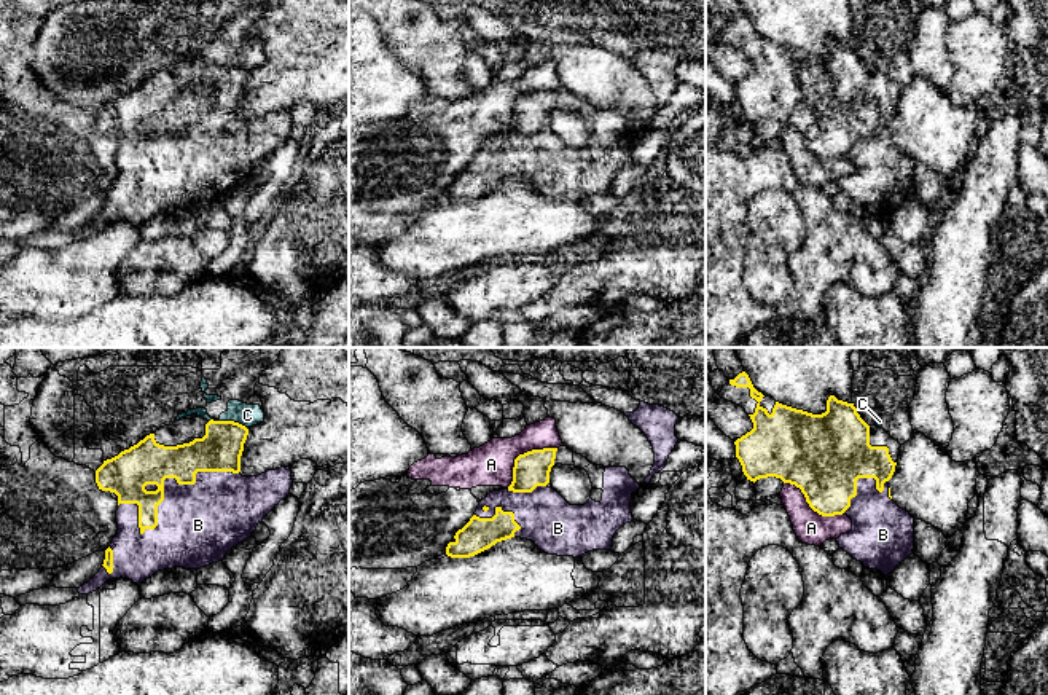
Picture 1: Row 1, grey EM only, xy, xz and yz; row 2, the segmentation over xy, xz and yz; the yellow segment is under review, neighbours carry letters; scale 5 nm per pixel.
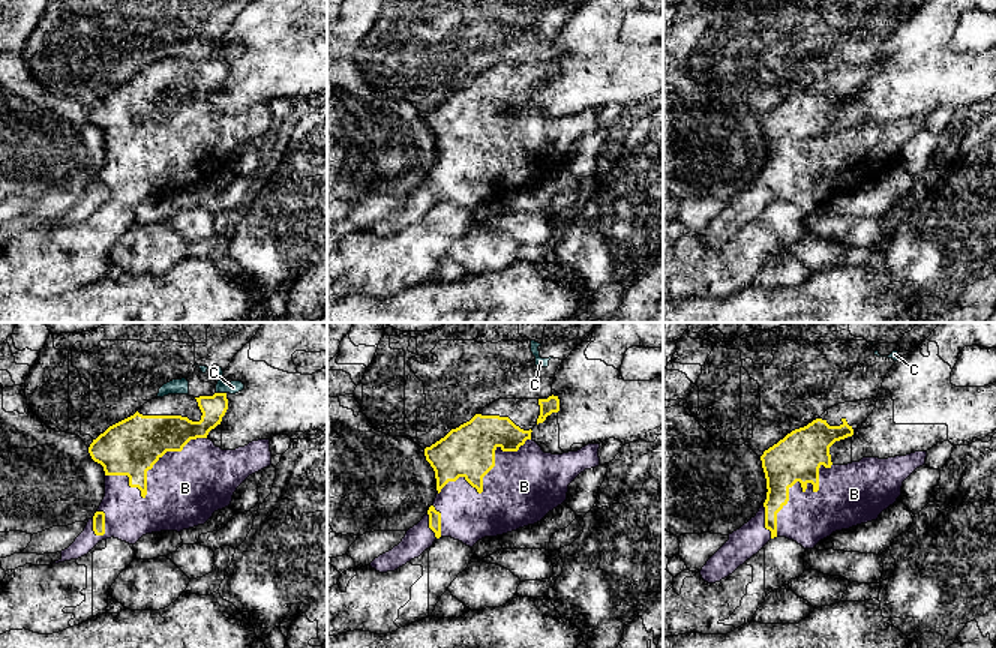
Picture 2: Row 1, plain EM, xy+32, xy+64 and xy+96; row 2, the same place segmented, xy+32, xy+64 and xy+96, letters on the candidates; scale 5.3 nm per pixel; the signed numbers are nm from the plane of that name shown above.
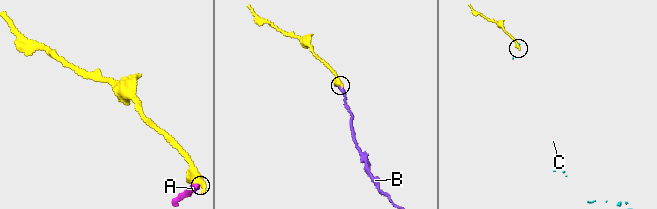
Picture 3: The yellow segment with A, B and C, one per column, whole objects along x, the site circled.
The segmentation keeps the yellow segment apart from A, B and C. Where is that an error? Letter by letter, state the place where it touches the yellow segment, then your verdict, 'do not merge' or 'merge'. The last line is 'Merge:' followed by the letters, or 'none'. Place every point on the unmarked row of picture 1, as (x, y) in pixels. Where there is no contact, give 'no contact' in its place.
A: xz (521, 98) | do not merge
B: xy (163, 136) | merge
C: xy (233, 64) | do not merge
Merge: B

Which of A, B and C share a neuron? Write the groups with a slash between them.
A / B / C

